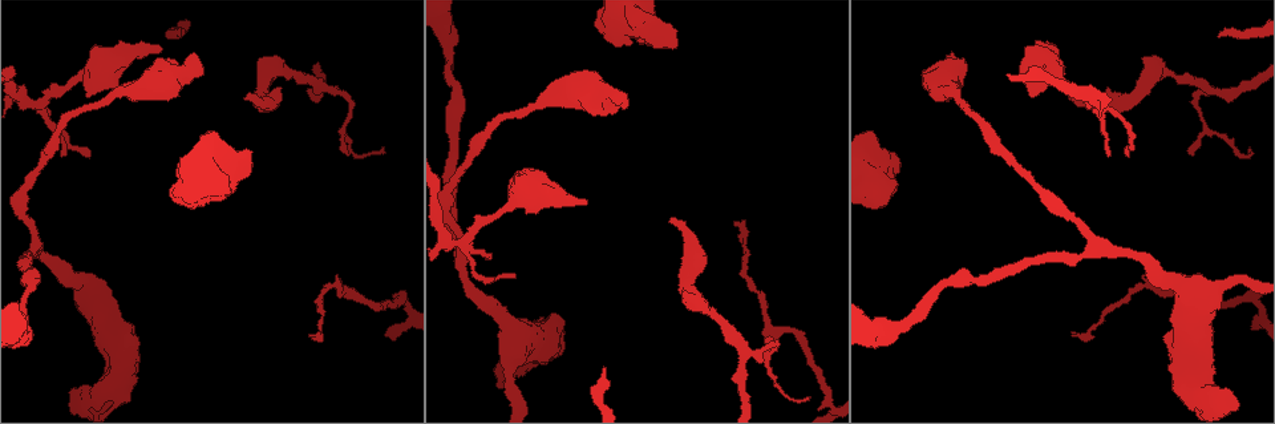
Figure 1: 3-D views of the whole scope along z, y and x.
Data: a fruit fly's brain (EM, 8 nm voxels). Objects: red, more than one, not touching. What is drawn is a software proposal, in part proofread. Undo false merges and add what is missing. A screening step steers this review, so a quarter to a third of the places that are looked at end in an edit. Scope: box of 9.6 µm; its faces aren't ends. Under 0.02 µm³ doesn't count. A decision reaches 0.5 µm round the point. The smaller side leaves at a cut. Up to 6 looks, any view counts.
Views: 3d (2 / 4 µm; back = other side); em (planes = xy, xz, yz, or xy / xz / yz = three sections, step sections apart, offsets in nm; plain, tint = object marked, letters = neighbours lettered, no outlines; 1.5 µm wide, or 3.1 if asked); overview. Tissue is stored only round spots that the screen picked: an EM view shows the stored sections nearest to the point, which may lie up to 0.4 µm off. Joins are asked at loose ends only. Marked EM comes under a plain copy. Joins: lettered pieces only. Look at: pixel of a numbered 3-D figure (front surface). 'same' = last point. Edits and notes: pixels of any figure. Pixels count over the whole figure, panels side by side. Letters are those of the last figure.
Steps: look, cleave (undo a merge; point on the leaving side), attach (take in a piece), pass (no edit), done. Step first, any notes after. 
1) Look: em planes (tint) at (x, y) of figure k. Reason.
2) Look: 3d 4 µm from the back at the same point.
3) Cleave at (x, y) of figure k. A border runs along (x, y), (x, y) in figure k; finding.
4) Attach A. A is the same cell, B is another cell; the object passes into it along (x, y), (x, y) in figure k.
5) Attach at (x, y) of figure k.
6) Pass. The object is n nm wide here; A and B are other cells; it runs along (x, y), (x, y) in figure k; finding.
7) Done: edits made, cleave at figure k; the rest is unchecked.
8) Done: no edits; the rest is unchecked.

Look: 3d 4 µm at (775, 342) of figure 1. Sharp bend.

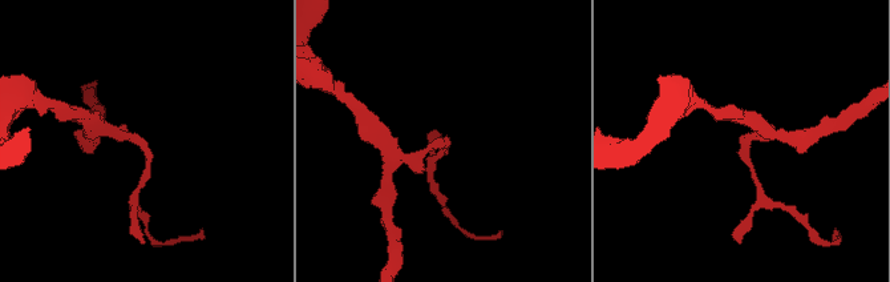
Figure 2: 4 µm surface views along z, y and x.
Look: em planes (letters) at (148, 155) of figure 2.

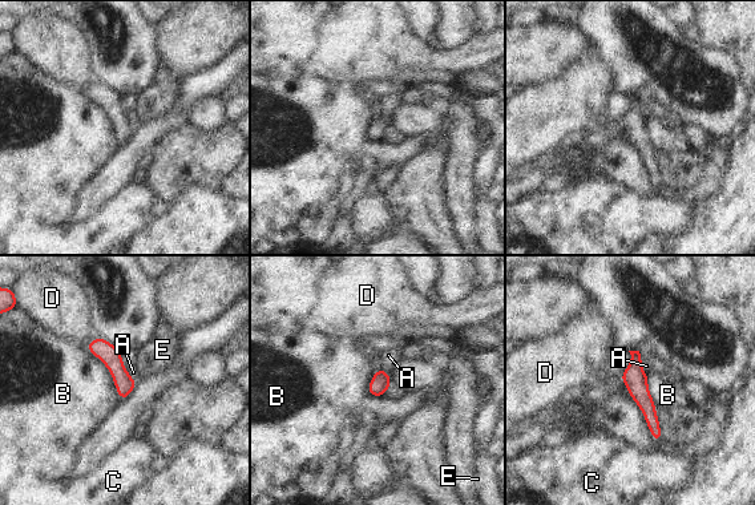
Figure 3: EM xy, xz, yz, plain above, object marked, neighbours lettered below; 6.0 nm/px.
Pass. A, B, C, D and E are other cells; a border runs along (85, 347), (109, 371), (120, 402) in figure 3; one neuron here.

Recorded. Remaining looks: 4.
Look: 3d 4 µm at (200, 67) of figure 1. Long arm stops here.

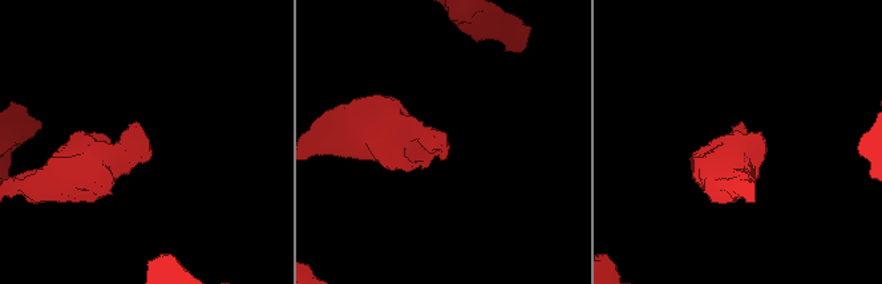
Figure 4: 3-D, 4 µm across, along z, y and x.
Look: em yz step 8 (letters) at (149, 141) of figure 4. Need the tissue.

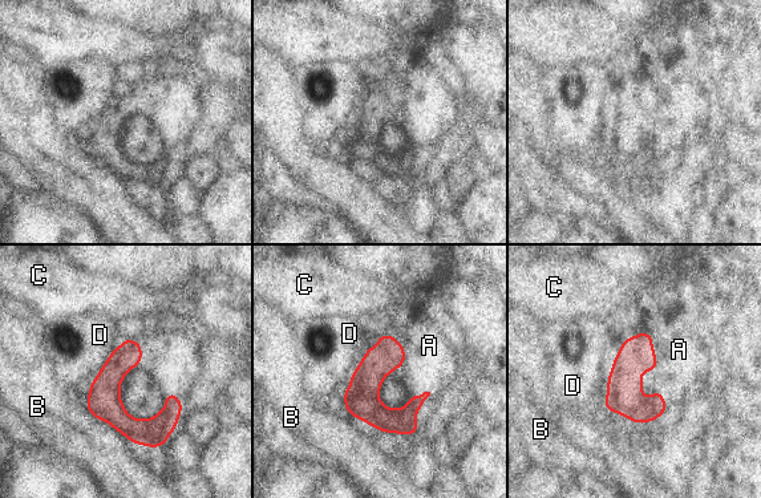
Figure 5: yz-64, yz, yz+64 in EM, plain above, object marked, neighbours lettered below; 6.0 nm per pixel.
Look: em planes (letters) at the same point.

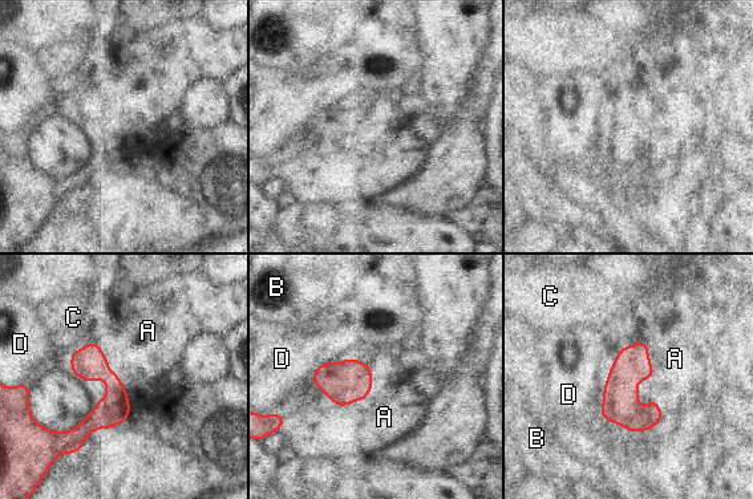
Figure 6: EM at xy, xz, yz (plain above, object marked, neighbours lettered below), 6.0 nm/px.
Attach A. A is the same cell, B, C and D are other cells; the object passes into it along (89, 364), (108, 361), (140, 336) in figure 6; it goes on there.

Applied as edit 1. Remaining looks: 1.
Done: edits made, attach at figure 6; the rest is unchecked.

